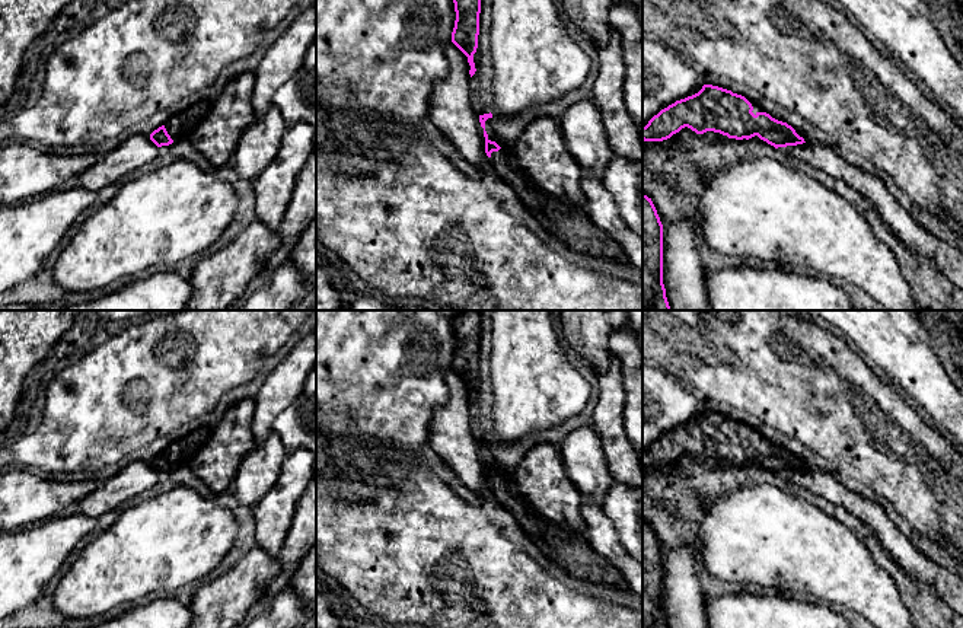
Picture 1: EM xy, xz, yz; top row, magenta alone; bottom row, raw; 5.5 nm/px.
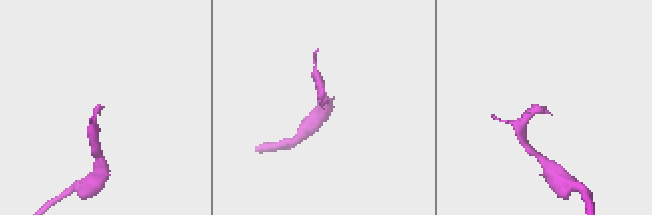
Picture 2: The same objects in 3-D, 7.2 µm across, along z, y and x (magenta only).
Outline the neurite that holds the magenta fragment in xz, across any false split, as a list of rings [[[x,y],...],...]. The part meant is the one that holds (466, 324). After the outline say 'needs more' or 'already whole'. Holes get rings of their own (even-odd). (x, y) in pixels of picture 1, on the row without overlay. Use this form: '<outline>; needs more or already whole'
[[[459,310],[453,319],[456,338],[452,369],[468,383],[471,404],[475,401],[473,380],[478,374],[481,310]]]; already whole

